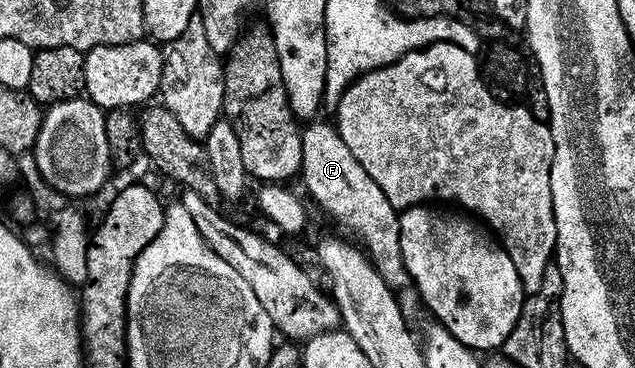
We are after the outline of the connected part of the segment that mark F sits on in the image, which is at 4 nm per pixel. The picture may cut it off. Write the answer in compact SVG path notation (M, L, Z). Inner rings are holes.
M311 122L302 134L303 141L303 165L300 172L304 185L311 197L324 209L327 213L346 230L354 233L361 241L361 246L369 255L369 258L381 275L382 279L395 292L398 292L399 302L402 310L410 313L415 305L418 305L418 295L411 286L411 277L408 269L405 267L404 256L401 253L400 239L400 215L399 212L387 199L385 192L382 191L378 183L366 174L365 168L355 159L350 152L350 147L342 142L339 130L333 124Z

